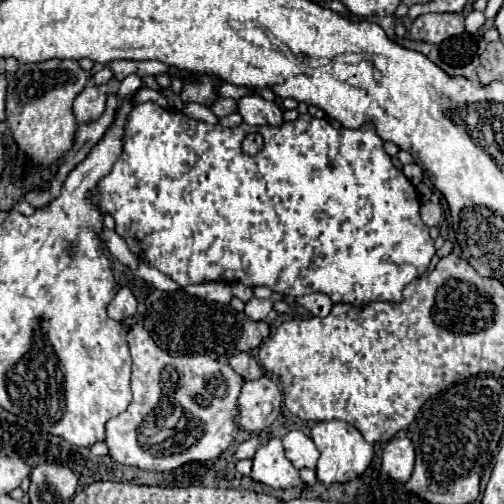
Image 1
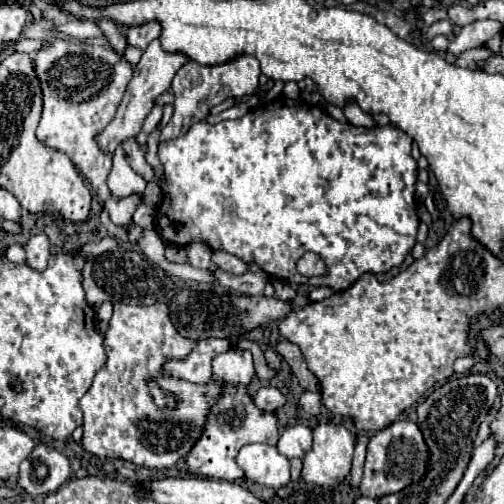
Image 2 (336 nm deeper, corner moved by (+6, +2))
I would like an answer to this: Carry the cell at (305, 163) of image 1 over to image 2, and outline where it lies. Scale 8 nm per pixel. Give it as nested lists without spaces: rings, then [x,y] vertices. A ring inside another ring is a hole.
[[[280,96],[280,100],[276,100],[274,104],[260,106],[254,112],[248,112],[244,118],[222,120],[218,124],[196,122],[190,126],[190,130],[184,136],[180,136],[176,140],[158,142],[158,158],[160,158],[160,164],[164,170],[162,176],[156,176],[154,168],[146,162],[146,144],[140,146],[136,142],[136,138],[128,138],[122,142],[122,148],[124,148],[124,156],[126,156],[128,164],[132,166],[132,170],[136,174],[140,174],[146,182],[156,182],[162,188],[162,204],[158,206],[158,214],[156,214],[156,232],[164,244],[186,248],[192,242],[204,242],[214,252],[224,250],[224,252],[238,256],[246,264],[256,262],[262,268],[262,272],[266,272],[268,276],[274,276],[274,278],[282,278],[282,280],[292,280],[294,276],[298,276],[298,272],[296,272],[298,258],[302,258],[306,252],[314,252],[326,262],[328,274],[324,278],[314,280],[310,286],[328,286],[336,292],[350,288],[366,272],[386,274],[394,266],[400,266],[416,244],[416,232],[418,232],[420,220],[418,220],[416,206],[414,206],[416,162],[410,156],[412,140],[402,130],[398,130],[390,124],[384,128],[374,128],[374,130],[358,128],[352,124],[340,124],[338,120],[334,120],[332,116],[328,116],[326,112],[322,112],[316,106],[306,106],[298,100],[290,100],[286,96]]]

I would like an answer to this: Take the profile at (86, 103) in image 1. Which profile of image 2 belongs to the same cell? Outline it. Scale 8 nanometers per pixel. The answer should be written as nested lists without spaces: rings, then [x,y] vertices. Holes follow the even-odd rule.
[[[54,40],[44,46],[44,50],[36,52],[34,62],[36,74],[44,86],[44,110],[36,136],[44,144],[70,156],[80,174],[104,200],[104,208],[110,214],[110,220],[116,226],[128,230],[132,226],[132,214],[142,200],[138,196],[128,196],[126,200],[114,200],[110,196],[106,178],[112,168],[112,156],[104,154],[96,146],[94,136],[114,118],[126,84],[132,78],[132,66],[108,46],[90,46],[80,42],[74,44],[66,40]]]

